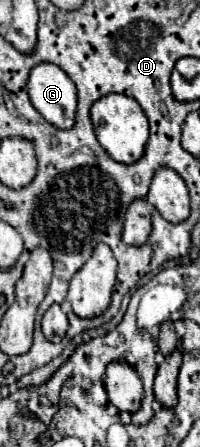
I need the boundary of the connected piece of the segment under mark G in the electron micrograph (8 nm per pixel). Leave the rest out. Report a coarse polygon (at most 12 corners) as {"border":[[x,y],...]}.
{"border":[[56,64],[28,78],[32,106],[56,128],[72,128],[76,86]]}

